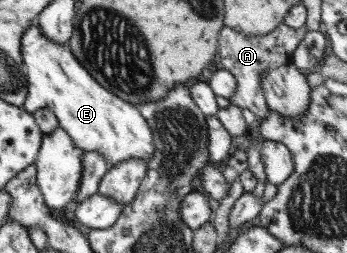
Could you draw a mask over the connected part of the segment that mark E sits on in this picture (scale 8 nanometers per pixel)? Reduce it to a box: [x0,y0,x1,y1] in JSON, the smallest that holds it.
[19,23,154,167]

